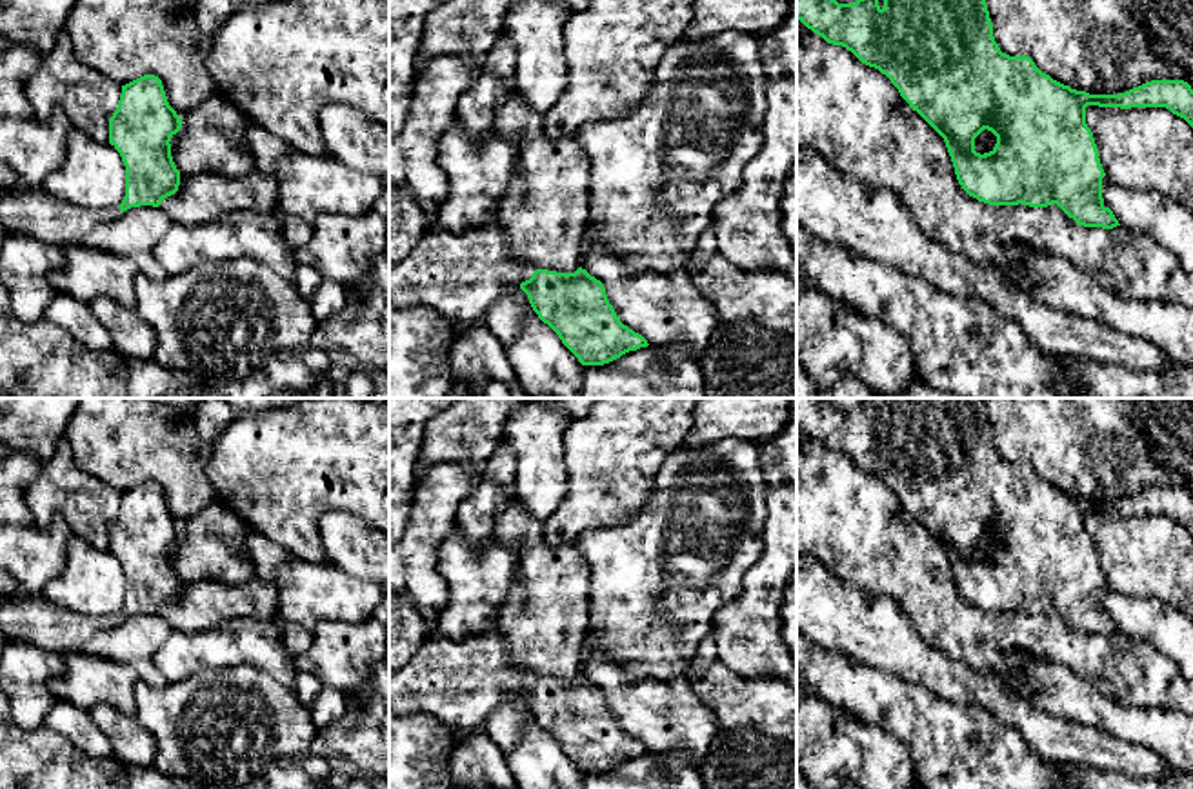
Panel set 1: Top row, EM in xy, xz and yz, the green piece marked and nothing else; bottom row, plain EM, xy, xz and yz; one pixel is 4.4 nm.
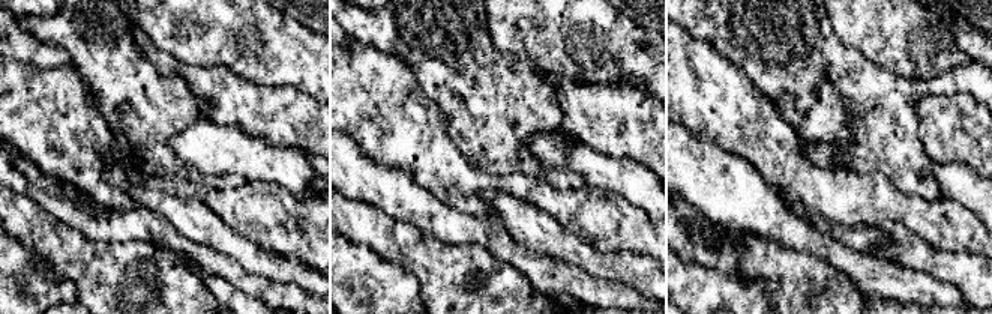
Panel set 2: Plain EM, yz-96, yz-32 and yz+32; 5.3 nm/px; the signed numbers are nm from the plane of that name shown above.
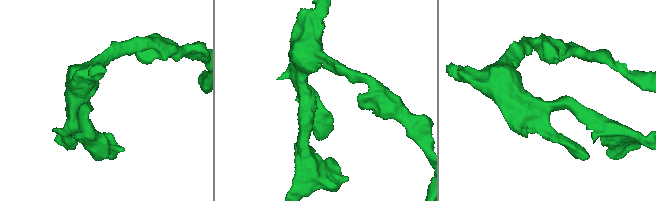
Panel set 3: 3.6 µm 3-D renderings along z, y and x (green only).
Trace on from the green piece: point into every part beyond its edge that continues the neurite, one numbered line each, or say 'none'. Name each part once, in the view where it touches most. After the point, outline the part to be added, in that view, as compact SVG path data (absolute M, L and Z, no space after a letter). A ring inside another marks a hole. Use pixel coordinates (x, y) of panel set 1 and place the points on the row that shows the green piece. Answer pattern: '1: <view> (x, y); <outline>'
1: xz (461, 275); M495 215L484 225L462 233L427 231L404 260L389 264L389 304L426 304L447 320L473 324L484 318L502 293L518 289L535 271L536 267L509 255L507 233Z

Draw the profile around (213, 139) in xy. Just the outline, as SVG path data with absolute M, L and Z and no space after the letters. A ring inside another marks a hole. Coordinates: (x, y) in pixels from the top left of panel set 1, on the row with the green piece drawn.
M222 95L211 96L182 118L175 165L184 176L246 176L256 171L247 118Z

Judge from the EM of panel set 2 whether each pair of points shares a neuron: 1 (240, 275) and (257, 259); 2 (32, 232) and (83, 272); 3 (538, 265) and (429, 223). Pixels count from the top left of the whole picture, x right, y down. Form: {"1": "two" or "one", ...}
{"1": "two", "2": "one", "3": "one"}

